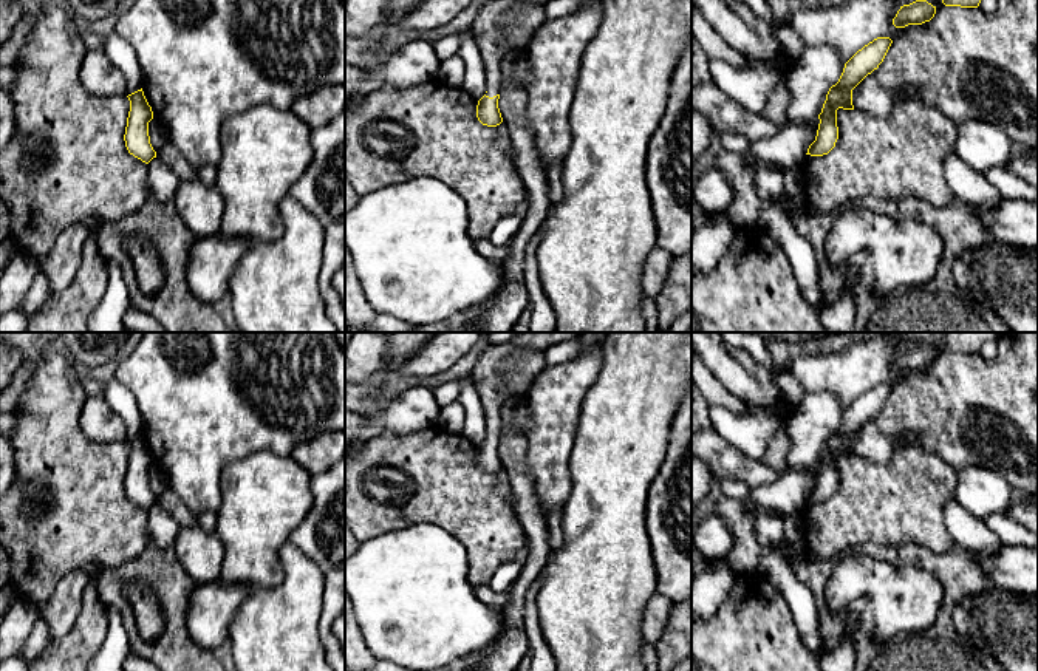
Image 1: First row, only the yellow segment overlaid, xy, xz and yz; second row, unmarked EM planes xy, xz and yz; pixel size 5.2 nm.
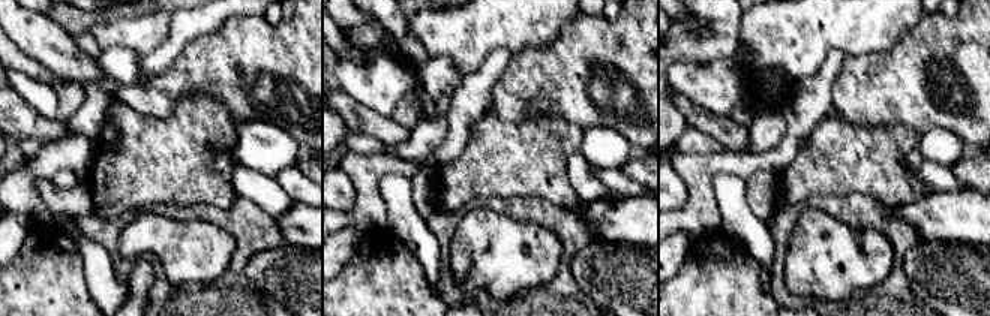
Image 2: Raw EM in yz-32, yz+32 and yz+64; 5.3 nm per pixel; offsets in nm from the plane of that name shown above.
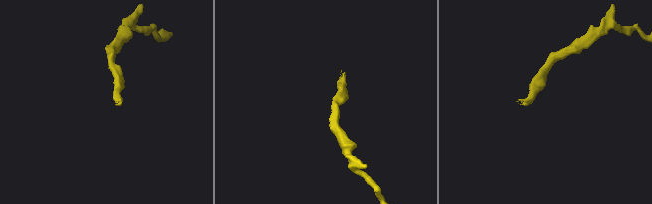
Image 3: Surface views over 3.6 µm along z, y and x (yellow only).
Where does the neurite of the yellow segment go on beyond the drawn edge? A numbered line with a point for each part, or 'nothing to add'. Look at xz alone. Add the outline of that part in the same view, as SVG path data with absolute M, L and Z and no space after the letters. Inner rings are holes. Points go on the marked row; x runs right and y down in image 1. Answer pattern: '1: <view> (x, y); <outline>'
1: xz (488, 28); M487 0L472 23L470 29L480 46L486 70L486 96L489 97L498 94L501 83L501 60L504 57L503 48L506 43L503 15L523 2L546 5L549 0Z

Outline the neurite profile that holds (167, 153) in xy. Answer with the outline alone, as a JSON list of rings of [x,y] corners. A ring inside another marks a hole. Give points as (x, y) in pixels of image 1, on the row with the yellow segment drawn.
[[[170,141],[156,152],[156,158],[169,167],[179,181],[196,178],[196,169],[183,158]]]

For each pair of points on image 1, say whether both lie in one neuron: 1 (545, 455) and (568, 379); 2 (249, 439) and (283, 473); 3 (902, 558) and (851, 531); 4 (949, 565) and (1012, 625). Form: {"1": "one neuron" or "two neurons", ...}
{"1": "one neuron", "2": "two neurons", "3": "two neurons", "4": "two neurons"}

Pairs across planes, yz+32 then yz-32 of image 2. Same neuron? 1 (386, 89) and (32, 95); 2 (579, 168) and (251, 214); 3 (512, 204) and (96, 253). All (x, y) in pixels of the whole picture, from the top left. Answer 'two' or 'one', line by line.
1: one
2: two
3: two

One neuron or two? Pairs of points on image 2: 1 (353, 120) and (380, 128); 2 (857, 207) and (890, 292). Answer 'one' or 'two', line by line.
1: one
2: one

